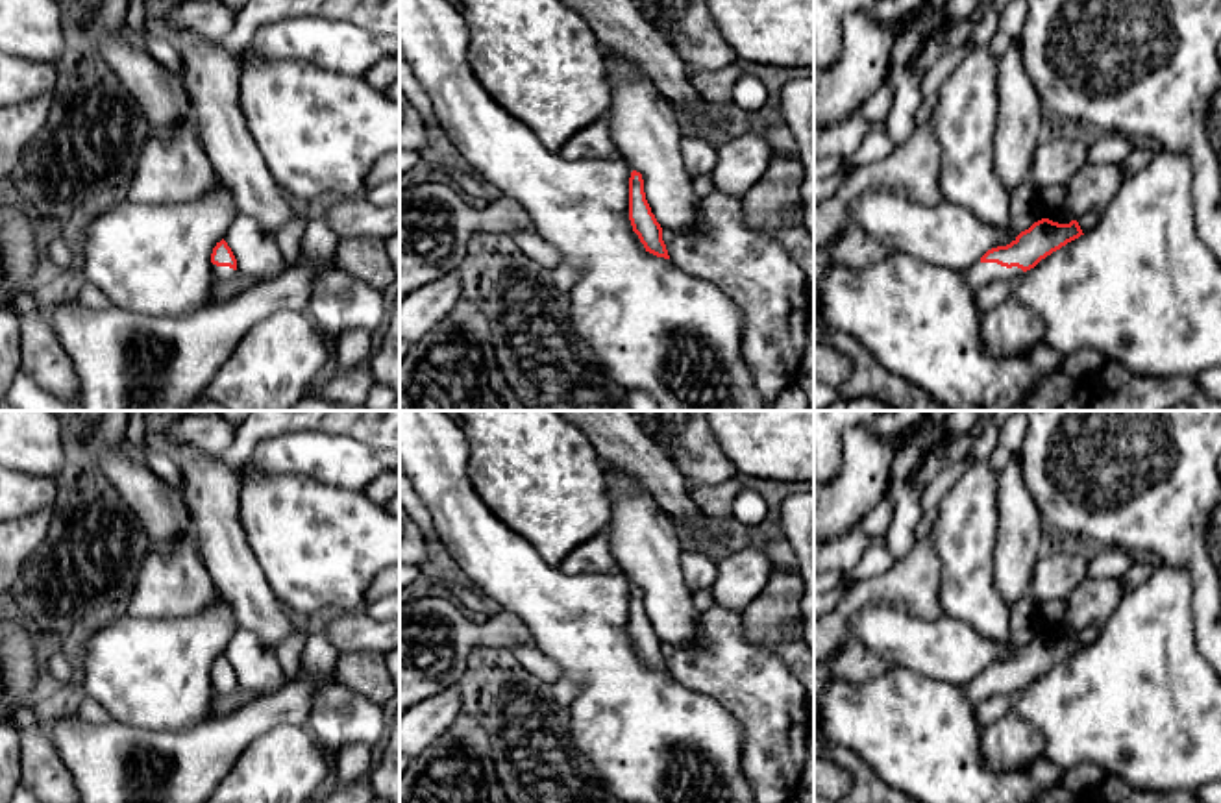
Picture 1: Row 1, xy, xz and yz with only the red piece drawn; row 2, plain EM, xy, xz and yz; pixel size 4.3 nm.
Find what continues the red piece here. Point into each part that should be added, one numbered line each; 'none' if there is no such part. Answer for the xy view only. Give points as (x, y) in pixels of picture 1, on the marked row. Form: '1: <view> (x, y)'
1: xy (221, 272)

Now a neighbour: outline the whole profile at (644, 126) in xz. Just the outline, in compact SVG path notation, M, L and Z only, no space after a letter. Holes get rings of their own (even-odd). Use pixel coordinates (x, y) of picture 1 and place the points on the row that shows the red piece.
M607 46L601 52L614 146L642 174L646 200L660 228L694 231L701 224L701 198L683 163L686 130L681 117L635 61Z

